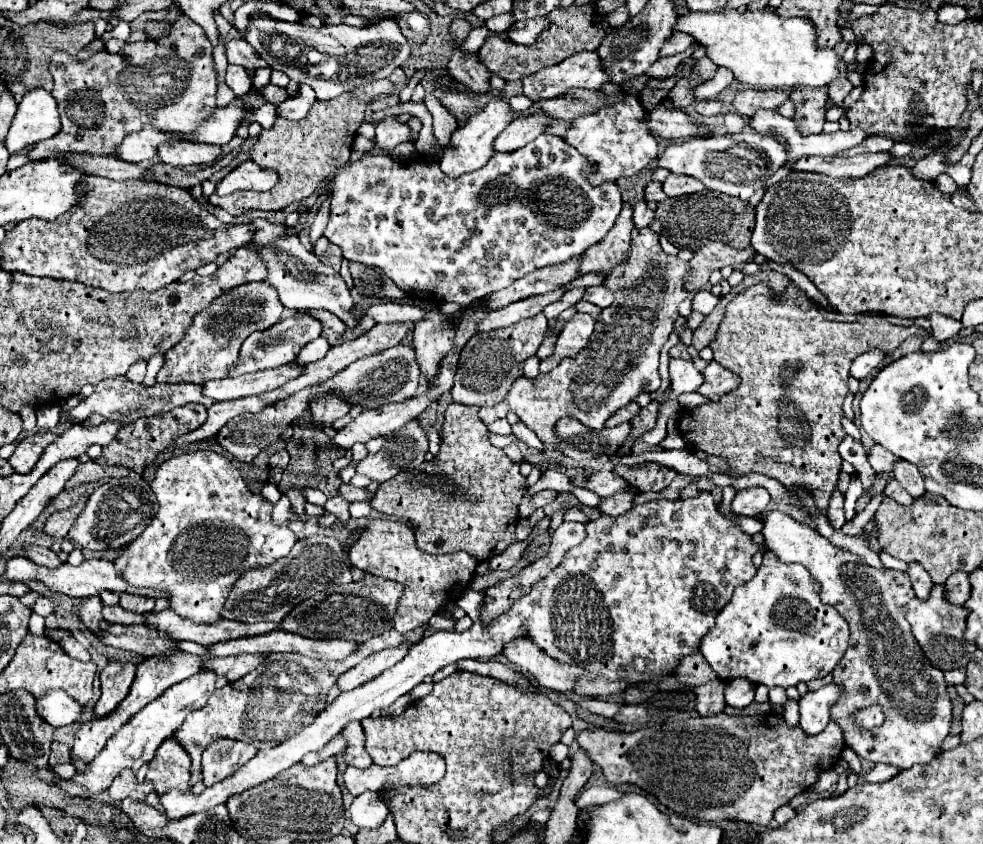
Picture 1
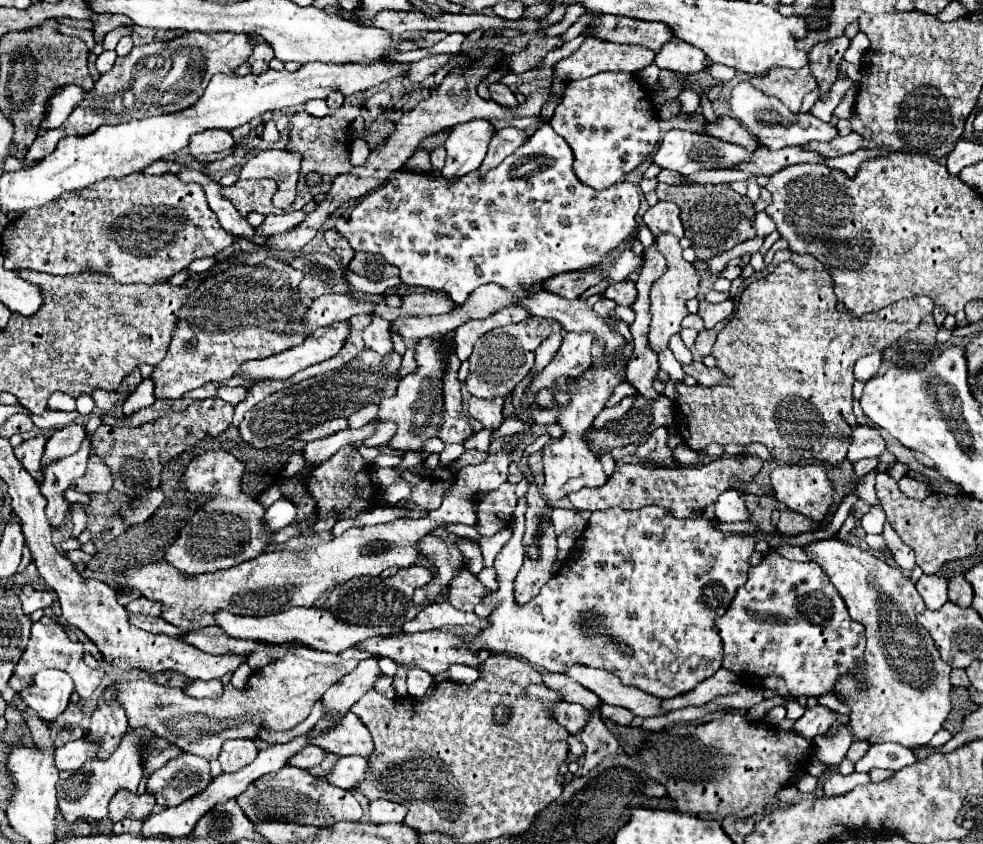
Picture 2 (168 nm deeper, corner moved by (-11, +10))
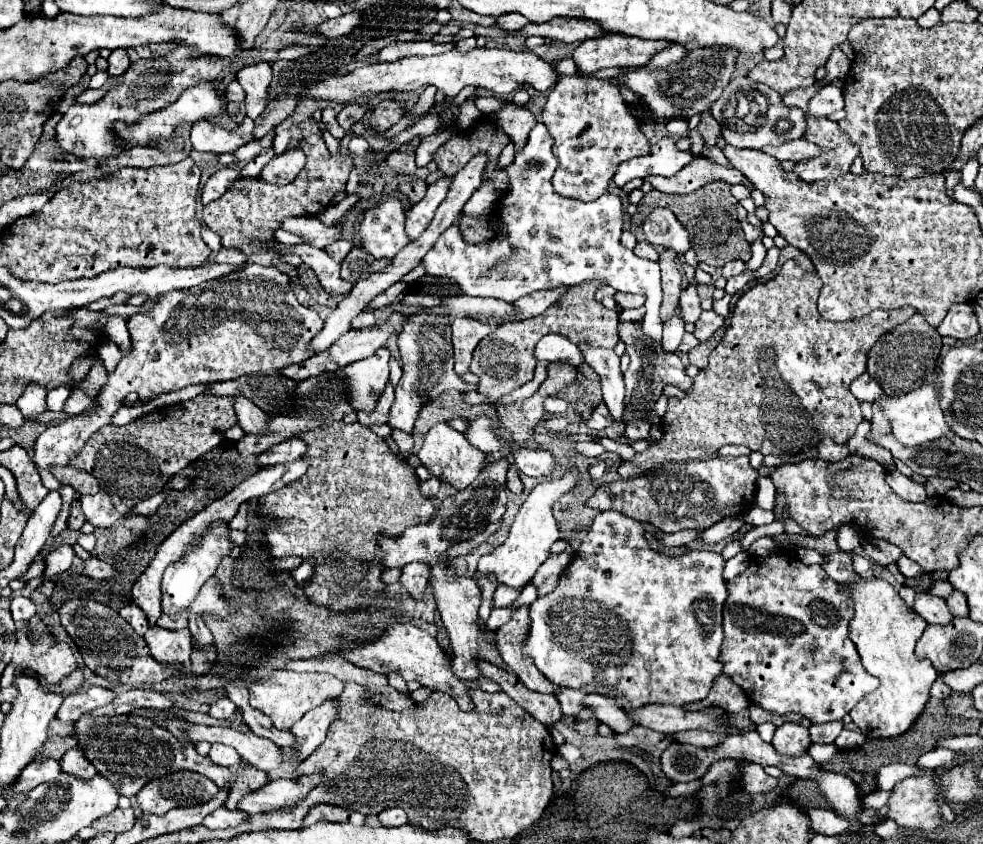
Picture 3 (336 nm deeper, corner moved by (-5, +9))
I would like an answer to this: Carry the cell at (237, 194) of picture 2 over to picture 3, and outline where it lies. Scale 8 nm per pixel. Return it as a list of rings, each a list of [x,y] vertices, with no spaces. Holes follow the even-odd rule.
[[[311,133],[309,137],[299,141],[299,149],[307,155],[307,165],[297,175],[297,179],[277,191],[277,187],[266,184],[259,179],[240,178],[229,185],[225,195],[219,199],[207,203],[203,207],[203,219],[207,227],[221,237],[223,247],[237,247],[241,249],[249,263],[257,265],[275,265],[281,271],[289,273],[291,277],[297,275],[295,267],[283,263],[279,259],[279,253],[273,249],[265,249],[261,241],[273,239],[273,231],[279,229],[281,221],[285,217],[297,217],[297,215],[317,215],[331,203],[331,199],[337,193],[345,191],[349,171],[353,167],[353,159],[349,157],[333,157],[323,141],[321,133]]]

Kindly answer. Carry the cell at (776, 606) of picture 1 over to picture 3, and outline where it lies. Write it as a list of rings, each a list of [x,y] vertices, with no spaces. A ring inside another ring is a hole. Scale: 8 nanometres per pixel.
[[[769,555],[769,557],[751,557],[749,559],[749,567],[745,573],[741,573],[739,577],[735,577],[733,581],[727,583],[729,589],[729,597],[725,601],[723,607],[723,629],[725,629],[725,639],[721,645],[721,653],[719,653],[719,661],[723,663],[723,673],[729,675],[749,697],[749,701],[761,705],[763,709],[771,711],[771,713],[799,713],[805,715],[807,719],[811,719],[811,723],[827,723],[827,721],[835,721],[841,719],[843,715],[847,715],[855,703],[859,703],[869,691],[877,689],[877,679],[873,679],[865,667],[861,665],[859,653],[855,649],[855,643],[849,639],[849,631],[847,625],[853,619],[853,605],[851,599],[839,589],[839,583],[829,579],[827,573],[821,569],[821,565],[805,565],[799,559],[789,559],[783,555]]]

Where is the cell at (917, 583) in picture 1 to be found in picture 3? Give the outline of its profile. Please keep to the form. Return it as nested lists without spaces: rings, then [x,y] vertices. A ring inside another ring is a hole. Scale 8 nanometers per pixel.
[[[919,591],[915,595],[915,605],[913,609],[927,621],[927,623],[937,623],[937,625],[947,625],[953,615],[949,613],[947,605],[943,599],[937,599],[935,595],[929,595],[927,591]]]

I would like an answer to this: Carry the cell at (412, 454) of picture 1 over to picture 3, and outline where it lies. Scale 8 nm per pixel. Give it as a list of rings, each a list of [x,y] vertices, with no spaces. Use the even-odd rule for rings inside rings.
[[[419,309],[407,317],[403,331],[397,335],[403,377],[395,387],[395,401],[389,411],[389,425],[405,433],[413,433],[413,425],[425,403],[435,401],[443,391],[459,389],[473,391],[475,385],[467,385],[453,371],[453,347],[451,347],[451,321],[445,311]]]

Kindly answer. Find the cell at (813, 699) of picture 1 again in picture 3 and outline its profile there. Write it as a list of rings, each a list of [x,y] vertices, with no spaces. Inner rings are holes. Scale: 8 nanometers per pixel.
[[[787,721],[781,727],[777,727],[771,743],[773,743],[775,751],[781,755],[799,755],[811,743],[809,729],[803,727],[801,723]]]

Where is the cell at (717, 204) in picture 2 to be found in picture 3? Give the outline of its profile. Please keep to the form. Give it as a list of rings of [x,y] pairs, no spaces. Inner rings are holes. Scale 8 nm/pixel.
[[[717,181],[709,183],[689,195],[667,195],[661,191],[649,191],[639,203],[639,211],[633,215],[633,223],[641,223],[653,207],[667,207],[675,213],[675,217],[683,223],[689,235],[695,239],[695,255],[697,261],[709,263],[713,267],[723,267],[727,261],[733,259],[751,259],[751,245],[745,239],[745,233],[737,219],[737,205],[739,201],[731,195],[731,185]]]

